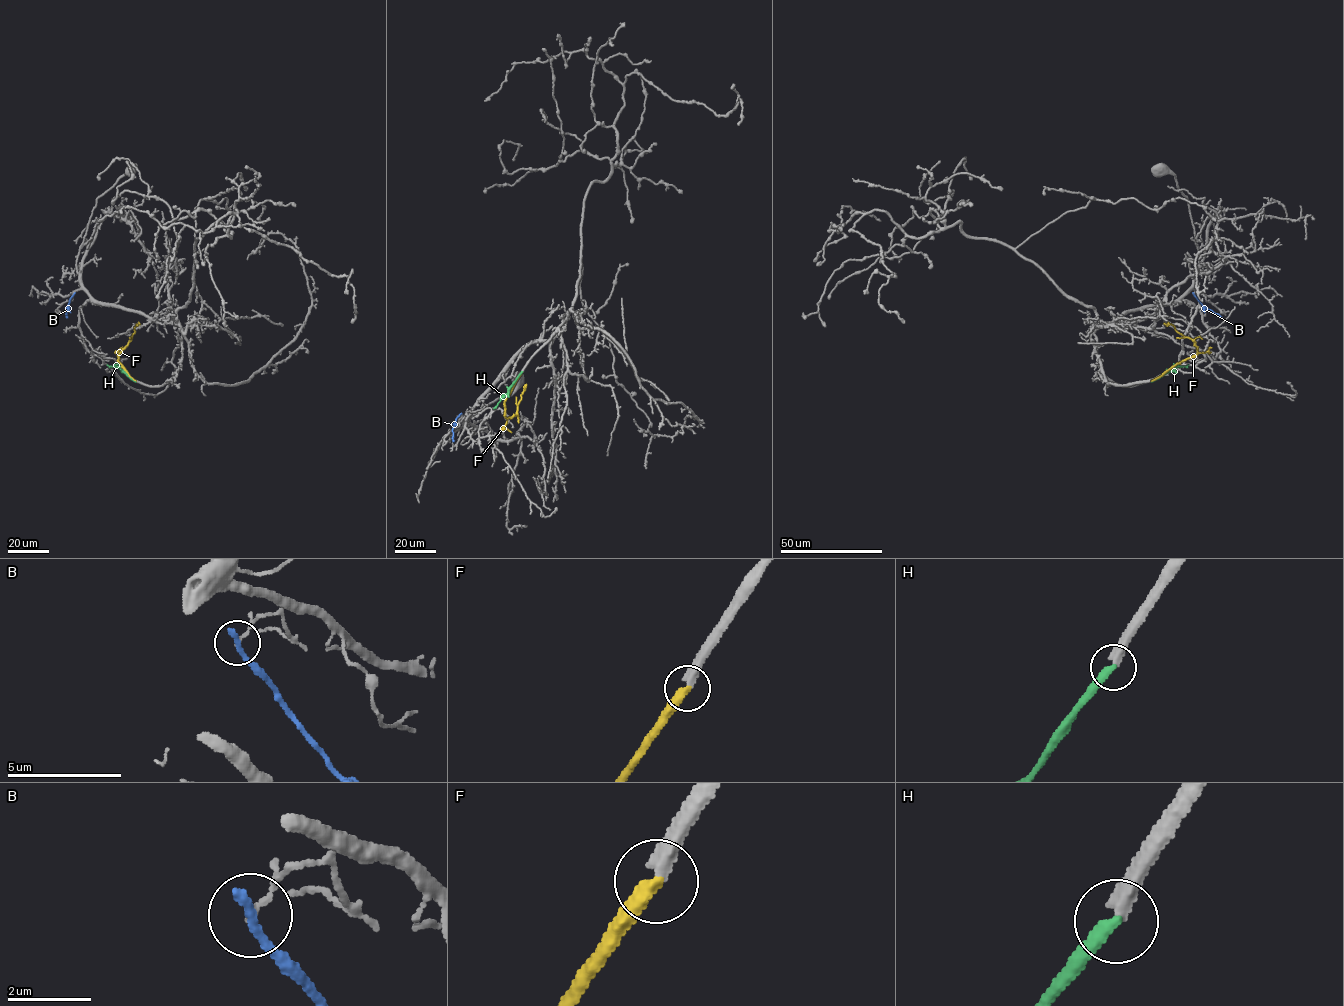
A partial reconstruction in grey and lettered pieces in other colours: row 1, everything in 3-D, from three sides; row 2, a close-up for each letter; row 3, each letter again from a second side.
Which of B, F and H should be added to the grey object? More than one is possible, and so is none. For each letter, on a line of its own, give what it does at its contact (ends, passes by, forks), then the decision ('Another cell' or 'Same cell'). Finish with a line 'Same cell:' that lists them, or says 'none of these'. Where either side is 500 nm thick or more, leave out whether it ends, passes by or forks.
B: It ends there. Another cell
F: It ends there. Same cell
H: It ends there. Another cell
Same cell: F

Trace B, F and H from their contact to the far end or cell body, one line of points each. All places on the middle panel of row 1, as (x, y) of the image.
B: (460, 414), (452, 428), (453, 441)
F: (522, 372), (504, 402), (507, 418), (516, 412), (524, 385)
H: (522, 372), (493, 408)

